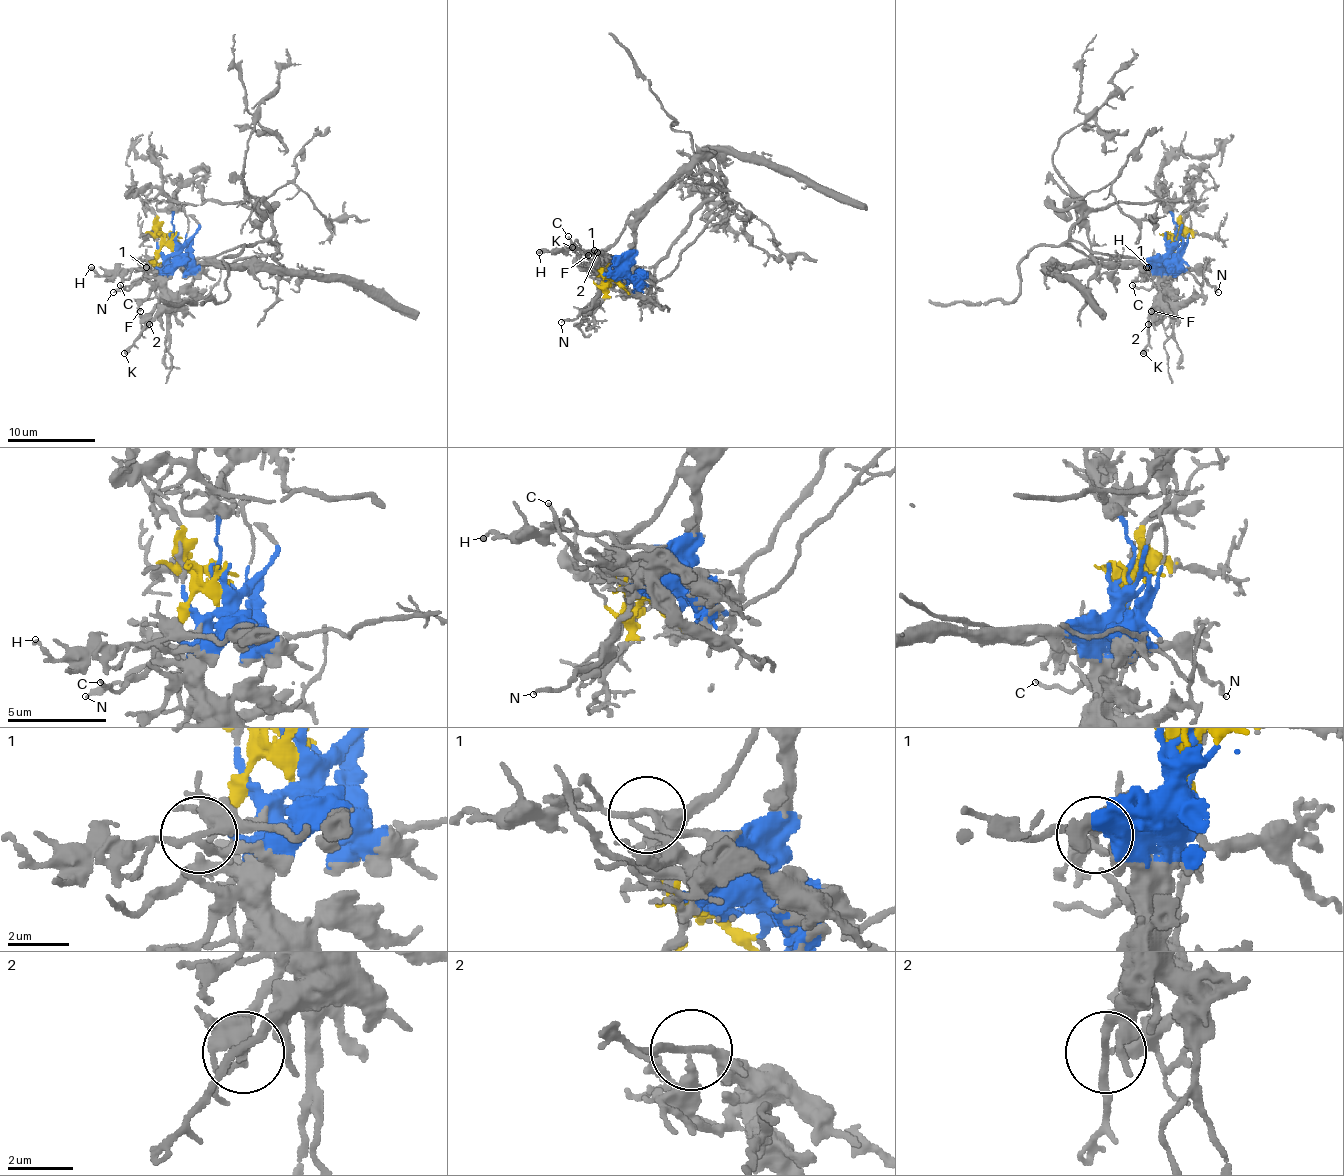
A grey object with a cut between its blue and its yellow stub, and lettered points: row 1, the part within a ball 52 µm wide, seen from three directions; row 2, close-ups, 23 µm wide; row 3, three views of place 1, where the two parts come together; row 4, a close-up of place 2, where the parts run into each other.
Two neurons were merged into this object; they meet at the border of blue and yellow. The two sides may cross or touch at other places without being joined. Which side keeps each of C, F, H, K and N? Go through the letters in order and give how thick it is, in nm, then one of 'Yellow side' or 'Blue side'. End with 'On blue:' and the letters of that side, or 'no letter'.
C: Thickness 160 nm. Blue side
F: Thickness 200 nm. Blue side
H: Thickness 190 nm. Yellow side
K: Thickness 240 nm. Blue side
N: Thickness 200 nm. Yellow side
On blue: C, F, K

